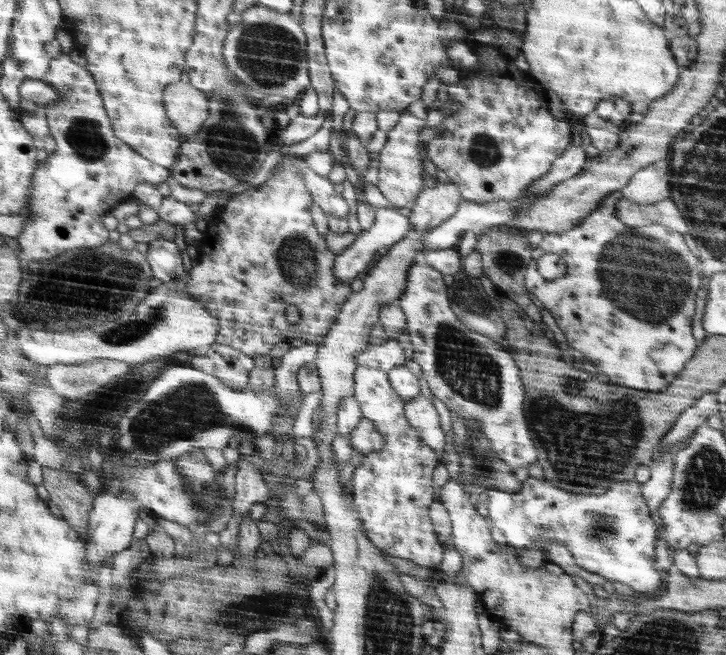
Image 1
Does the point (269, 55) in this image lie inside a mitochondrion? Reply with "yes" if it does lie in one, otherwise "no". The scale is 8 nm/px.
yes

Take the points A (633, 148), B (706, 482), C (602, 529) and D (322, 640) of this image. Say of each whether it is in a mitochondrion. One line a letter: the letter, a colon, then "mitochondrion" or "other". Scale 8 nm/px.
A: mitochondrion
B: mitochondrion
C: mitochondrion
D: other

